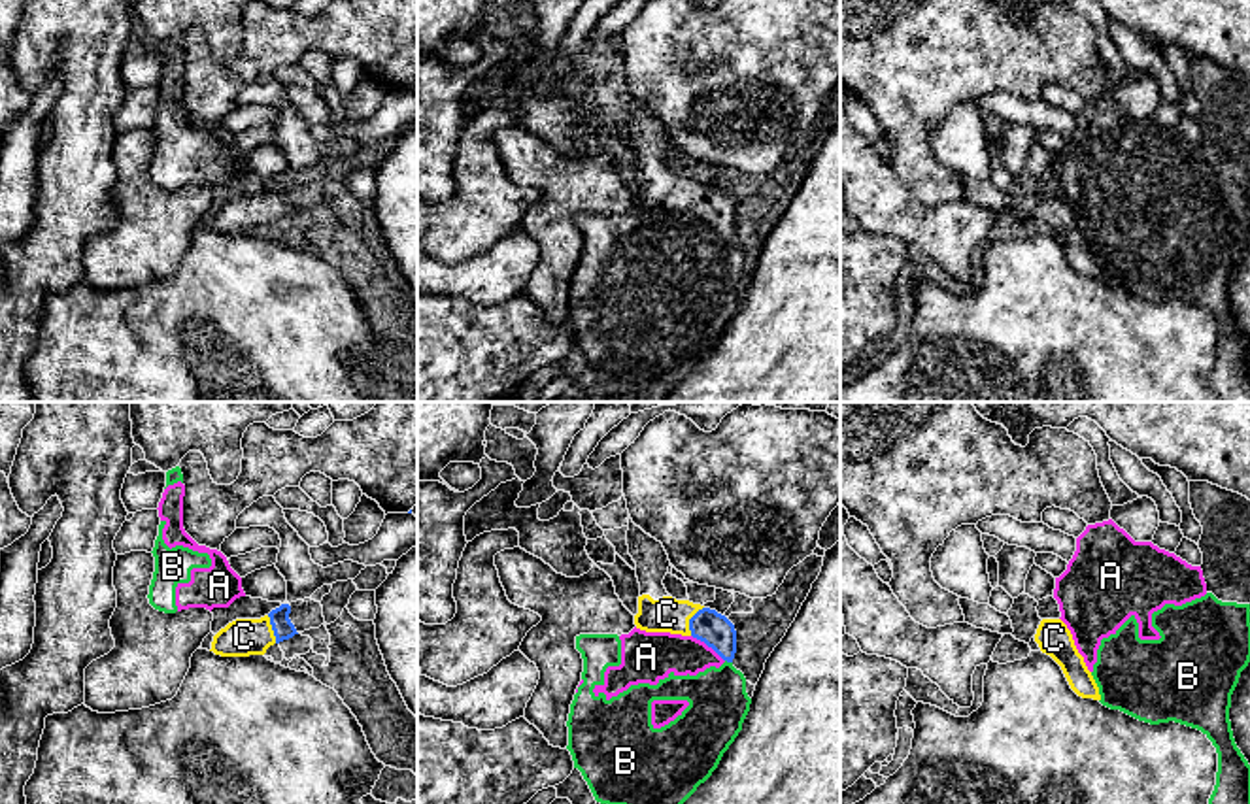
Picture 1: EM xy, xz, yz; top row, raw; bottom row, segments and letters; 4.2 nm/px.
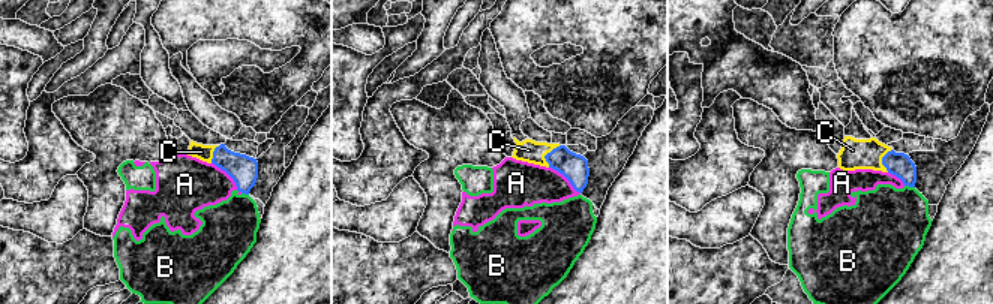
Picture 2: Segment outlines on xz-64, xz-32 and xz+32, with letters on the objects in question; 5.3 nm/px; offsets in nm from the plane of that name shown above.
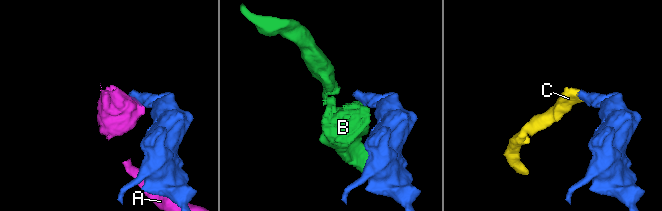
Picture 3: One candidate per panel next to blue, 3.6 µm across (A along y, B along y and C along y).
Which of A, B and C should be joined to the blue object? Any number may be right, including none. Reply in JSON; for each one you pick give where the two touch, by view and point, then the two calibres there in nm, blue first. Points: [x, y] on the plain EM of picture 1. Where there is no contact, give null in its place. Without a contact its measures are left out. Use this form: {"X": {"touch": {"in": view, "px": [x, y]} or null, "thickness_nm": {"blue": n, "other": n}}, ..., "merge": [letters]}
{"C": {"touch": {"in": "xz", "px": [690, 199]}, "thickness_nm": {"blue": 150, "other": 150}}, "merge": ["C"]}

